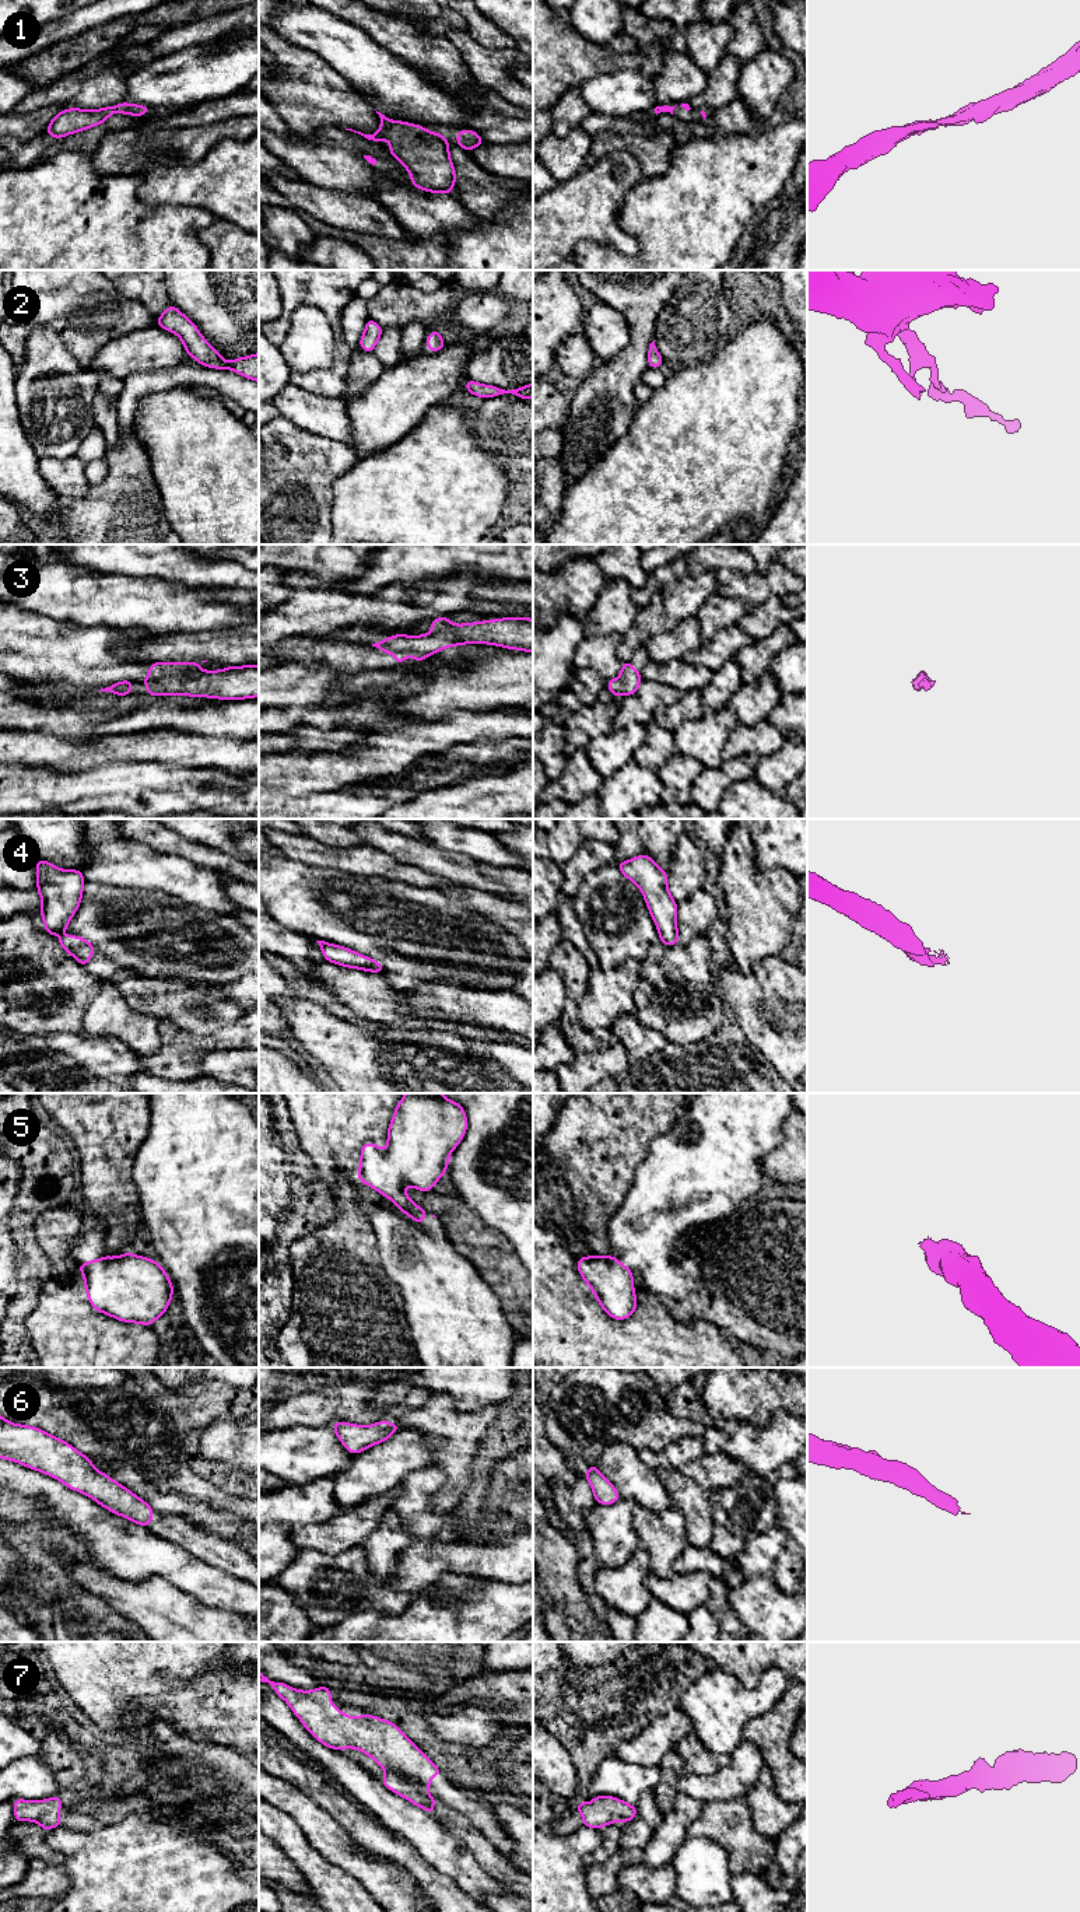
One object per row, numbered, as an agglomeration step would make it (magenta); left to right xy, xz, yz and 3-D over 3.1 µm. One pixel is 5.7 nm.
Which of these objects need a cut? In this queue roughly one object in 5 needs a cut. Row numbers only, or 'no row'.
no row

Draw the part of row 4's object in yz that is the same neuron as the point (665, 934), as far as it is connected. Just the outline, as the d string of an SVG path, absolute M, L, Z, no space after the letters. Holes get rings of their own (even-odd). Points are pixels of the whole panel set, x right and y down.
M648 854L616 865L625 878L641 889L648 910L659 931L659 942L666 946L678 943L677 903L669 893L667 872L660 869Z

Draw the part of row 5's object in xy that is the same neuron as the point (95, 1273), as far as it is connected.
M125 1253L80 1264L91 1306L125 1323L151 1326L168 1309L173 1286L158 1261Z

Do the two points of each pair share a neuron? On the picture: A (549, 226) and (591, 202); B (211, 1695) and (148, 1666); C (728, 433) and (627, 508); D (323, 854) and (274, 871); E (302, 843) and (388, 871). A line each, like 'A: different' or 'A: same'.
A: same
B: same
C: same
D: different
E: same

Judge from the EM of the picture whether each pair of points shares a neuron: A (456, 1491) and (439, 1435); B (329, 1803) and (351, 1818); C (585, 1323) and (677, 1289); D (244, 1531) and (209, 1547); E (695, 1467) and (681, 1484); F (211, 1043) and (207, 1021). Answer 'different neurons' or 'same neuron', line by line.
A: same neuron
B: same neuron
C: different neurons
D: same neuron
E: different neurons
F: different neurons

